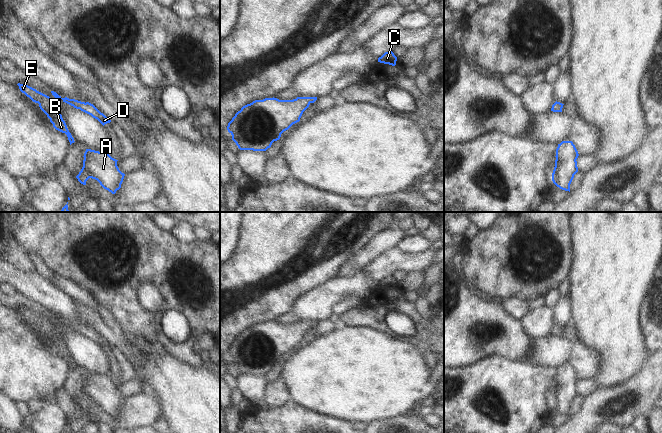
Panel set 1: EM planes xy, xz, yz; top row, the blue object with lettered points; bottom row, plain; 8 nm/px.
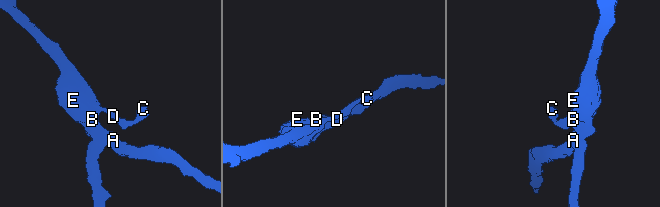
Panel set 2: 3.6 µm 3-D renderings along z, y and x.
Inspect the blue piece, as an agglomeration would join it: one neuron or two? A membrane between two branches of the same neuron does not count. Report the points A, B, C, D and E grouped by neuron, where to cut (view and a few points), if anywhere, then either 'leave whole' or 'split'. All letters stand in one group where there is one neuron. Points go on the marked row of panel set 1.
A B C D E; no cut; leave whole

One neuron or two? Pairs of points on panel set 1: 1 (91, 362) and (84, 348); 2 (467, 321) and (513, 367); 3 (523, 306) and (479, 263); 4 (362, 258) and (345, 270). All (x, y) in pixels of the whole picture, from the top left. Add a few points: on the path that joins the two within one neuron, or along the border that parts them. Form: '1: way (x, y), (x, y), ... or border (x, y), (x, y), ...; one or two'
1: way (91, 359), (84, 351); one
2: border (523, 360), (489, 356), (479, 361); two
3: border (505, 298), (521, 298), (529, 303); two
4: border (353, 256), (353, 267), (357, 271); two

